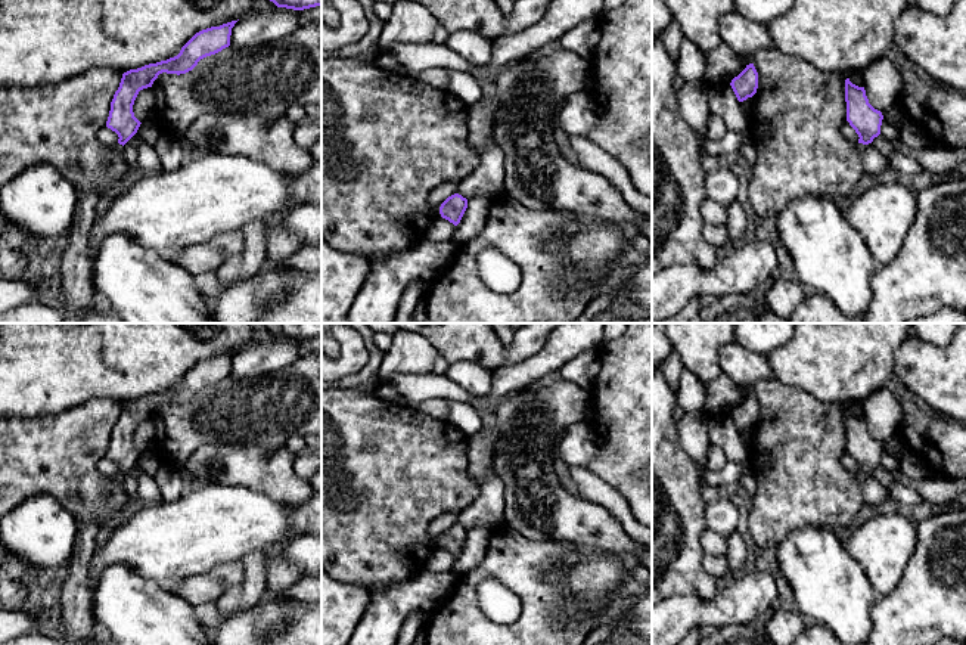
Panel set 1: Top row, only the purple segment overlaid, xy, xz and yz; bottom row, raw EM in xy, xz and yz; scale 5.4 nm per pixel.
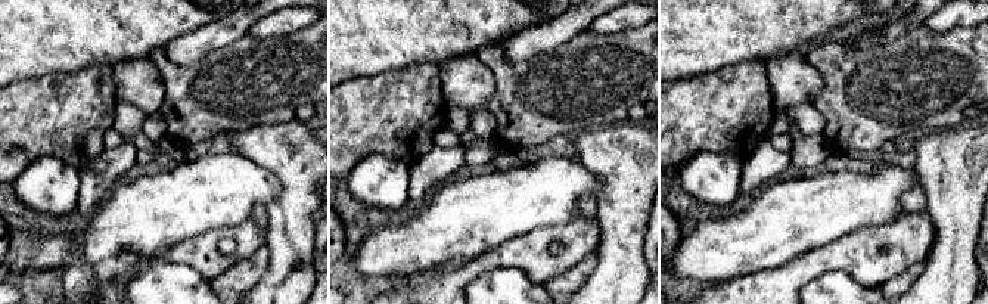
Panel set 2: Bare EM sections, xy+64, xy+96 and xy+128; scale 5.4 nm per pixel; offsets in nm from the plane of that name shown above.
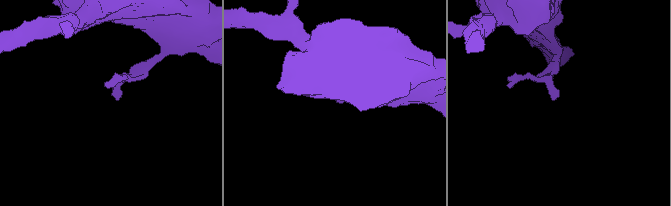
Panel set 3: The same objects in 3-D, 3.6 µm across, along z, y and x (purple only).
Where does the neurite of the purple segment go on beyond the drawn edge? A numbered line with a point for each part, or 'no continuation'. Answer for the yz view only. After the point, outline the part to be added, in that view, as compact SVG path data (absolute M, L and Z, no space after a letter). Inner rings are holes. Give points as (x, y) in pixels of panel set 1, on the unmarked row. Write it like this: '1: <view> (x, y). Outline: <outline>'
1: yz (872, 490). Outline: M857 474L857 481L863 500L870 505L880 505L889 500L888 490L878 480L869 475Z

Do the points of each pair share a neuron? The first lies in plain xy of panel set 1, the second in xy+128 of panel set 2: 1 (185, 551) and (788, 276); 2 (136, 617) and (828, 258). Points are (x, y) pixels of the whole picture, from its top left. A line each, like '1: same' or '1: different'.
1: different
2: different

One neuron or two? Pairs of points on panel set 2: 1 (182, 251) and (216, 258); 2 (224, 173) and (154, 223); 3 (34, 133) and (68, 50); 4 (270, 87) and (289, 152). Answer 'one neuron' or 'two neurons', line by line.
1: one neuron
2: one neuron
3: two neurons
4: two neurons

